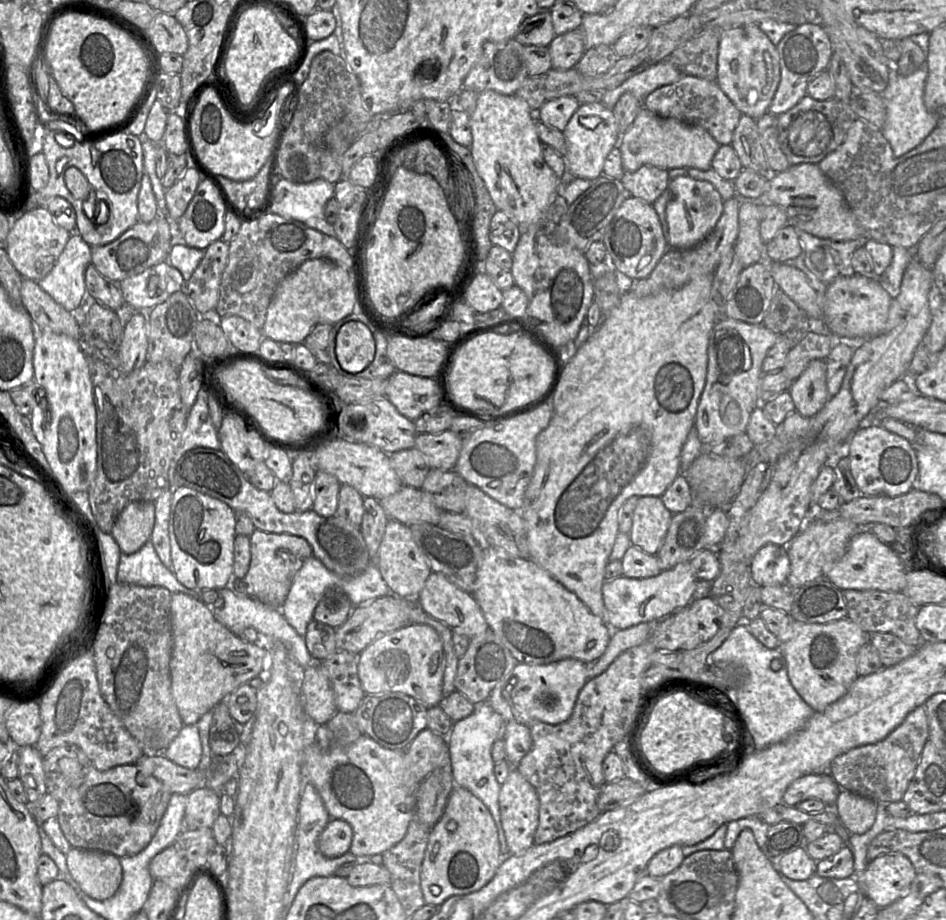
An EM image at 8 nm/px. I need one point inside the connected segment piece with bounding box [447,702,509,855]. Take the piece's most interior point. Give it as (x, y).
(470, 741)

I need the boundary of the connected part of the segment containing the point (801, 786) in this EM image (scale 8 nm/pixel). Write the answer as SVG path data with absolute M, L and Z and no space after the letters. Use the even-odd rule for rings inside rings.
M827 773L809 774L793 781L786 789L782 804L795 807L800 802L816 798L821 800L827 808L833 808L842 788Z

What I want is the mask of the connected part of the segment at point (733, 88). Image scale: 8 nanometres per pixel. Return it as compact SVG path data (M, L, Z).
M757 24L721 31L716 82L742 114L757 120L768 112L780 82L779 54Z

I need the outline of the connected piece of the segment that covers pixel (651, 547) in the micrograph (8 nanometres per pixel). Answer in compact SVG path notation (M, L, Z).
M641 496L633 512L629 537L633 546L656 555L659 551L673 514L660 497Z

